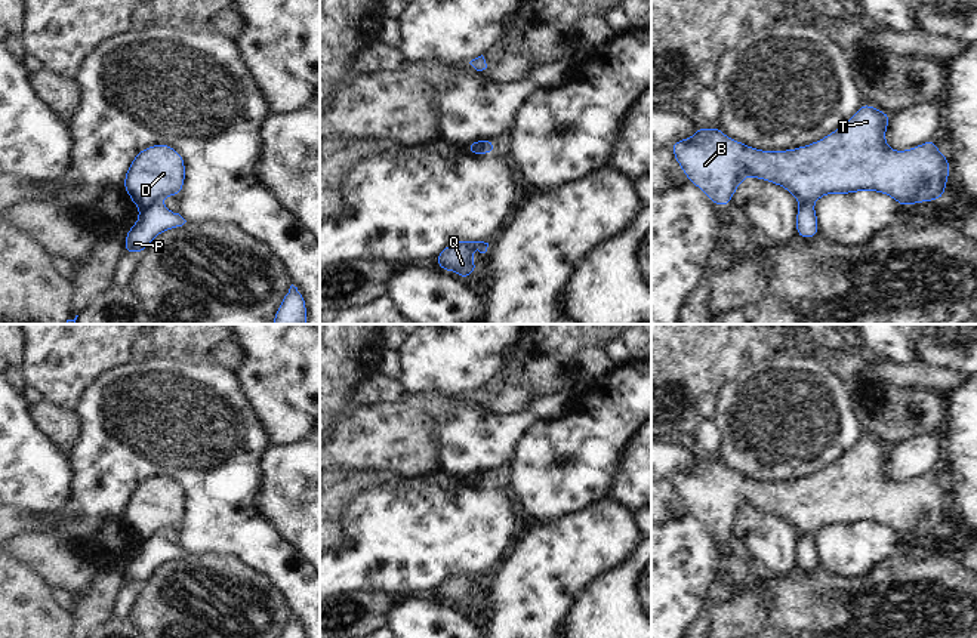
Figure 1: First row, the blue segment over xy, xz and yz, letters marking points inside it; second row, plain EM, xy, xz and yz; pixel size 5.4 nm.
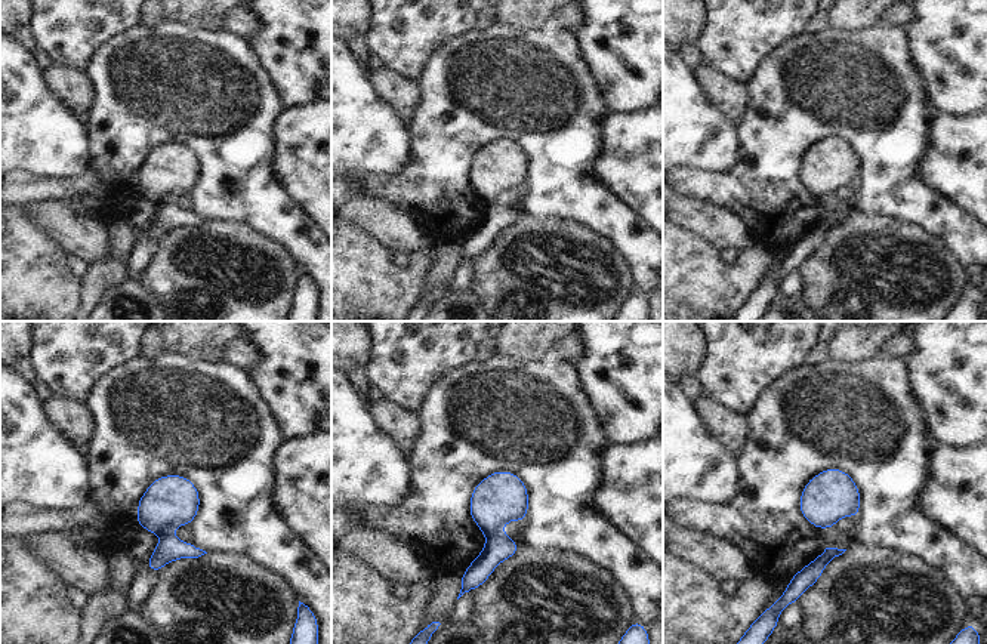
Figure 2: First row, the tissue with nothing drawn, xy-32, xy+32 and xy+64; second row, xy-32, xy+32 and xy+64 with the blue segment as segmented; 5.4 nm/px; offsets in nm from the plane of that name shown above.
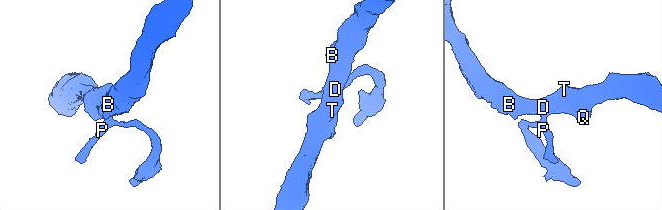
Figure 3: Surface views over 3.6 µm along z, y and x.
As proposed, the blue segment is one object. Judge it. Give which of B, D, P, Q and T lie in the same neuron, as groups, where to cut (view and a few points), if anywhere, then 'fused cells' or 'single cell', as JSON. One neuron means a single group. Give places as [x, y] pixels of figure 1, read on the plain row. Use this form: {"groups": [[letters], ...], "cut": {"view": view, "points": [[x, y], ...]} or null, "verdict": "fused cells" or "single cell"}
{"groups": [["B", "D", "Q", "T"], ["P"]], "cut": {"view": "xy", "points": [[160, 533], [154, 533], [141, 542]]}, "verdict": "fused cells"}

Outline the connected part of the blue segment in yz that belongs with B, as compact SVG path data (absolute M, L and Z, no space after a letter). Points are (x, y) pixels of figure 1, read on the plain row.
M863 434L860 441L835 463L810 477L785 483L755 481L728 469L718 457L711 460L699 457L688 472L675 472L671 483L688 514L699 518L712 536L725 540L746 508L786 520L799 536L813 536L826 525L856 523L887 525L902 539L941 531L950 493L936 480L936 469L906 483L891 481L885 474L885 462L891 449L893 446L885 446Z

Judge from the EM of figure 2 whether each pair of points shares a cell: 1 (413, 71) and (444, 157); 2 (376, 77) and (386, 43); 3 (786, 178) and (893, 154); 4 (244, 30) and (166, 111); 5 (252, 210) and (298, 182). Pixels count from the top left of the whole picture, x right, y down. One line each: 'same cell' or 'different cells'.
1: different cells
2: different cells
3: same cell
4: different cells
5: different cells

